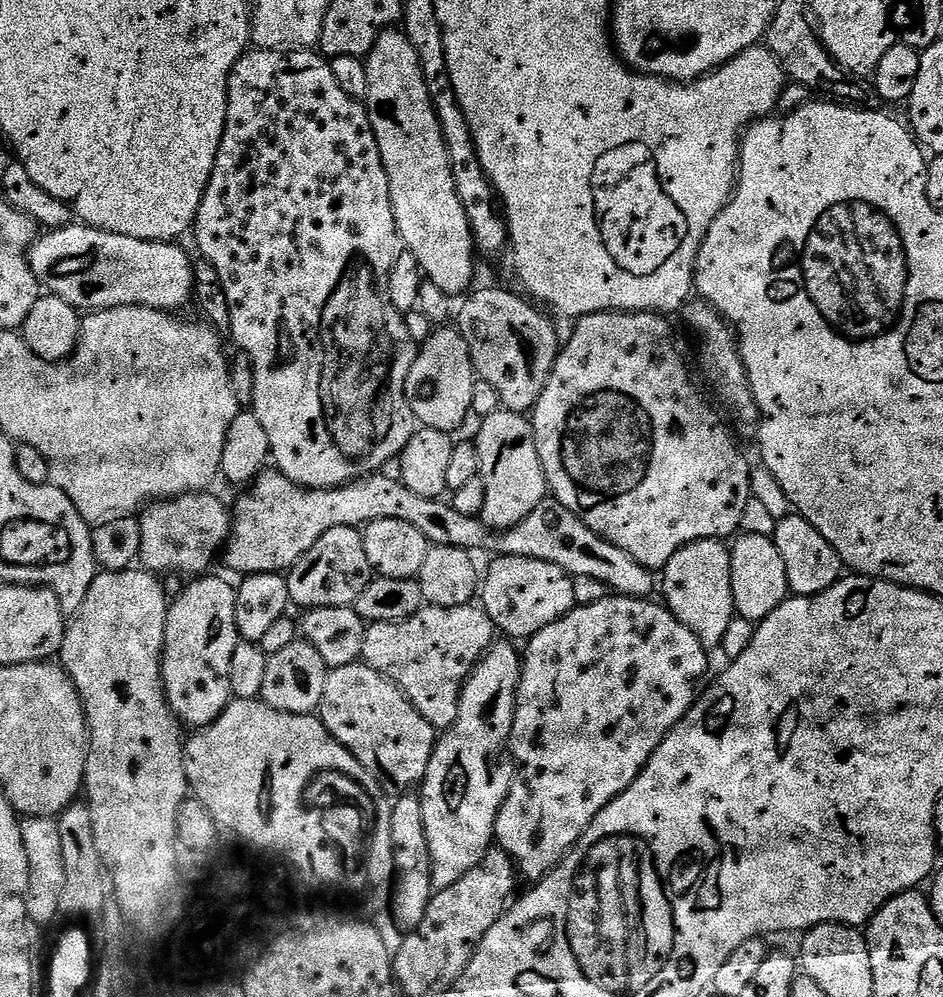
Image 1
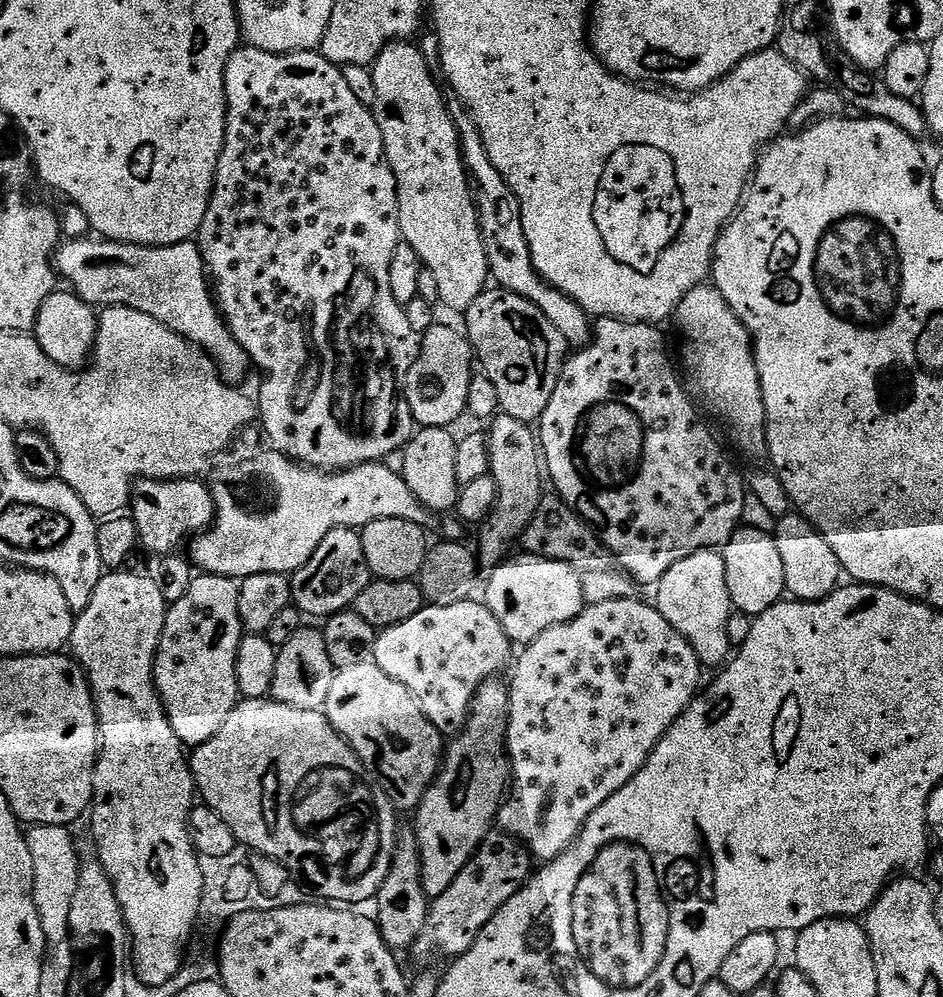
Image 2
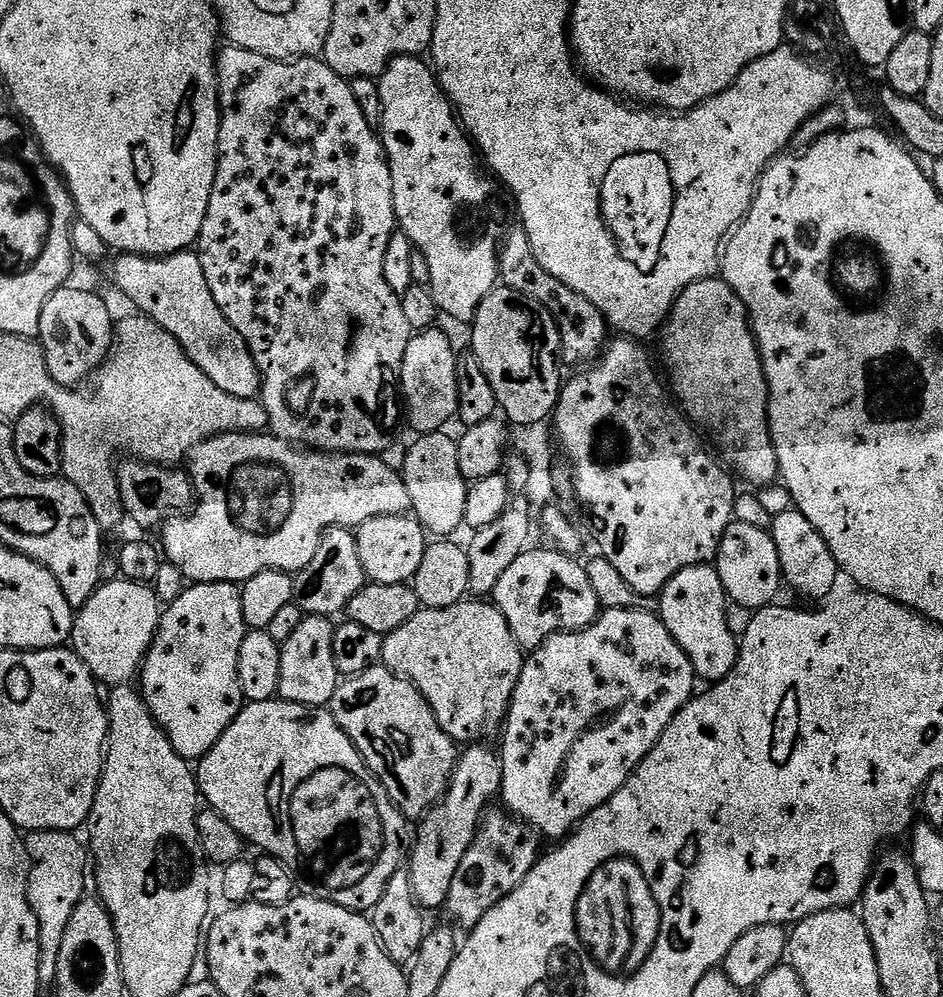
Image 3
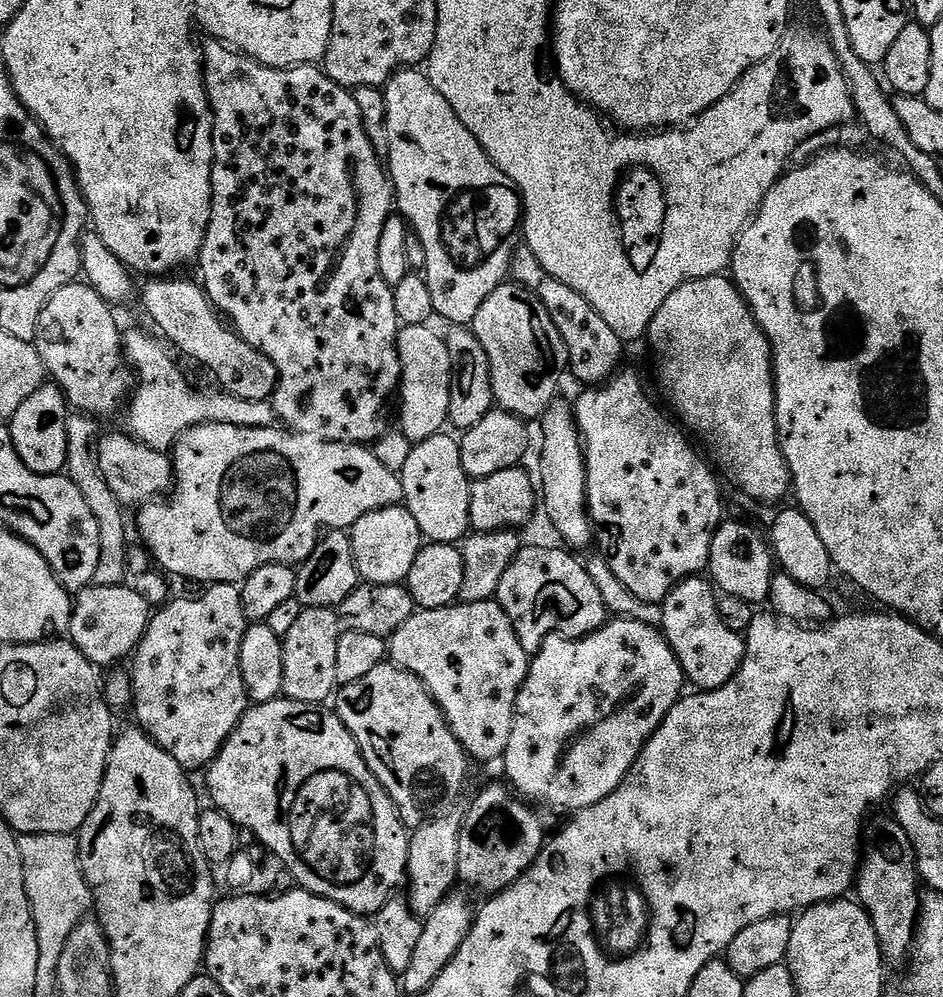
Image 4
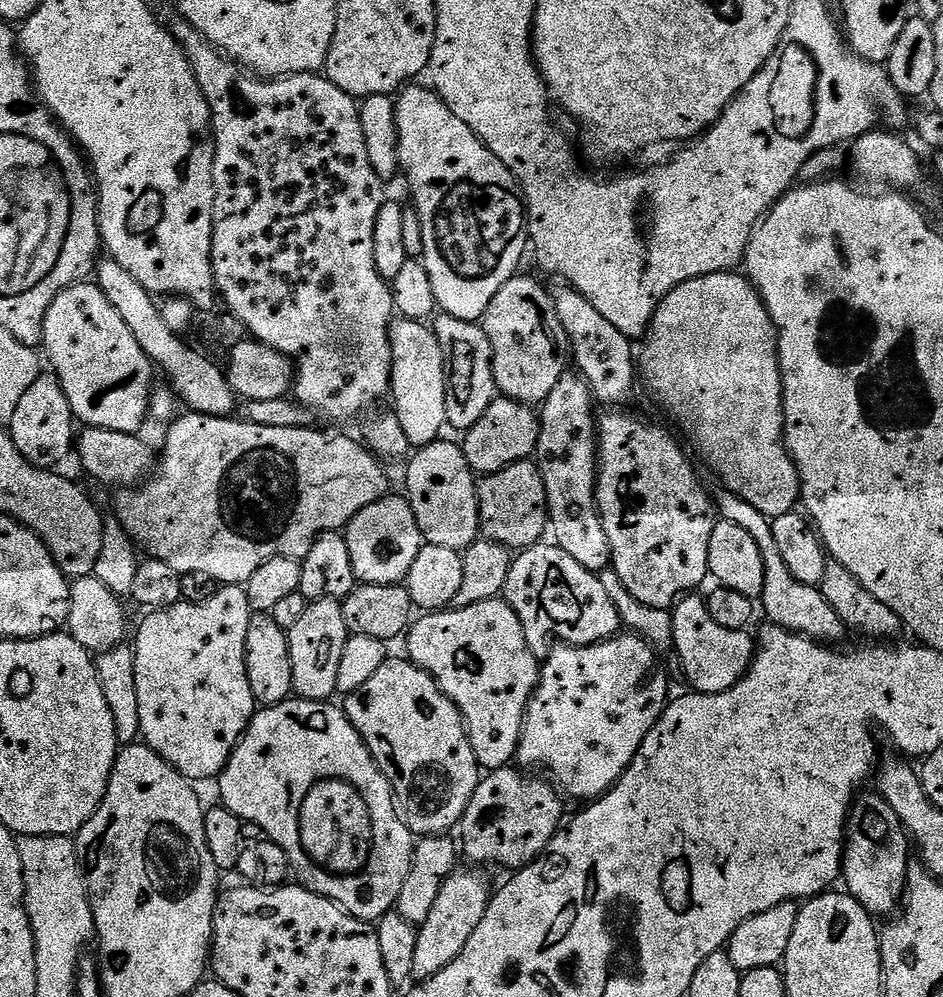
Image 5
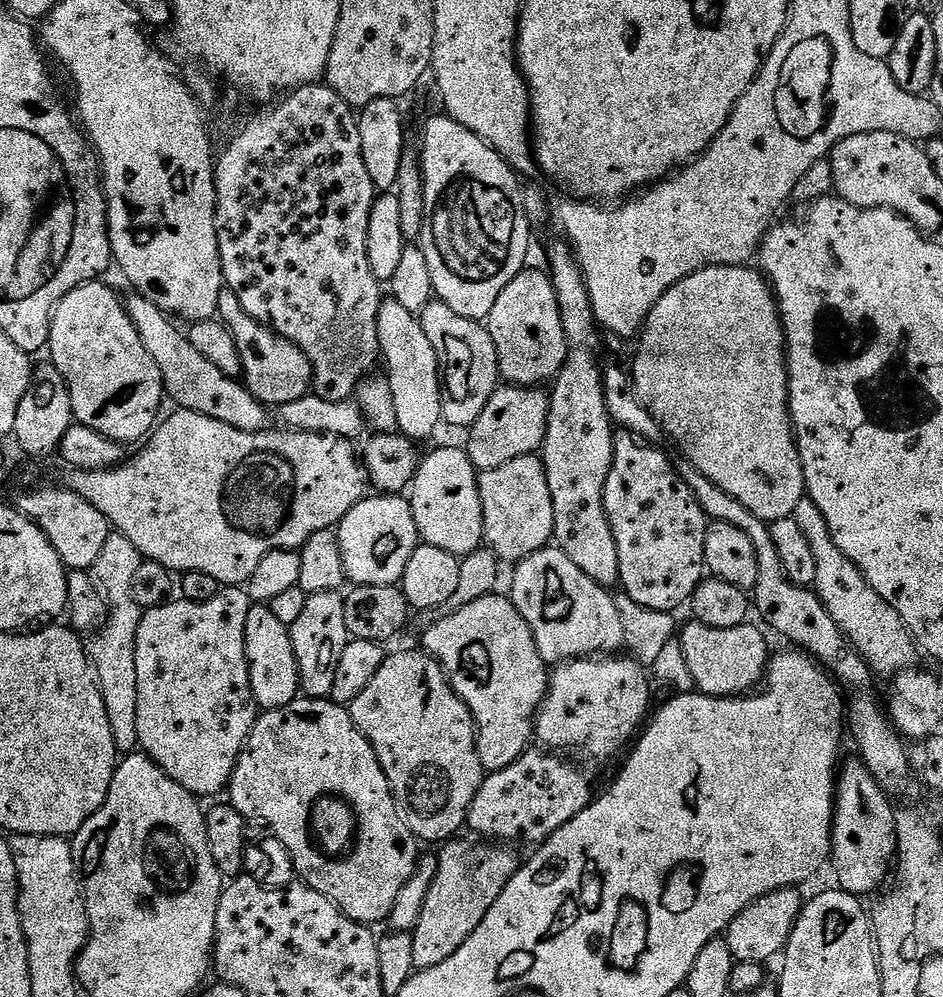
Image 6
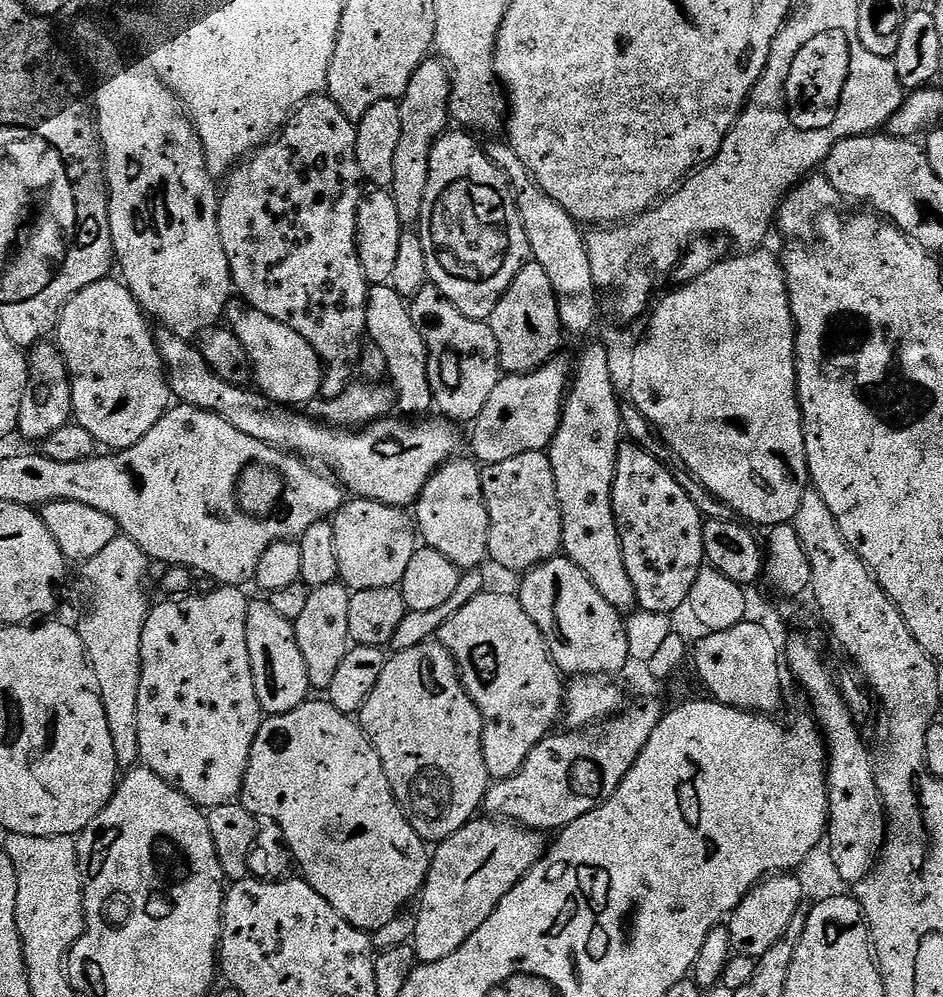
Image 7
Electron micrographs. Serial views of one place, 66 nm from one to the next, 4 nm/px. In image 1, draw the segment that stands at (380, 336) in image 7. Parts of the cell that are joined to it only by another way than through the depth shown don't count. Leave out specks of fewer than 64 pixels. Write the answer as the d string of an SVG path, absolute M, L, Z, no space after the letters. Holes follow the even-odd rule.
M440 326L433 331L432 337L419 345L414 366L410 366L410 374L406 378L406 398L410 402L410 410L416 415L417 421L423 427L433 428L439 432L449 434L455 433L455 428L460 428L464 424L464 419L472 412L472 399L474 390L478 383L476 368L472 364L472 351L468 349L468 344L464 337L460 335L455 327Z

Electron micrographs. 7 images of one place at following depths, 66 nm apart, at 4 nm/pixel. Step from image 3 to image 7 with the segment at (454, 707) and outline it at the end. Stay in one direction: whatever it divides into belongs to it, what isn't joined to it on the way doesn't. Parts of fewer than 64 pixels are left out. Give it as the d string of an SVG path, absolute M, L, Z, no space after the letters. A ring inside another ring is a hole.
M485 590L466 602L454 618L440 627L438 640L456 659L460 681L464 683L474 706L478 706L478 714L482 714L482 750L489 777L493 781L510 778L524 765L530 750L534 750L534 746L538 746L538 742L545 740L555 729L552 727L556 720L558 724L562 712L566 684L548 652L544 635L538 626L534 626L530 614L526 614L522 602L515 595Z

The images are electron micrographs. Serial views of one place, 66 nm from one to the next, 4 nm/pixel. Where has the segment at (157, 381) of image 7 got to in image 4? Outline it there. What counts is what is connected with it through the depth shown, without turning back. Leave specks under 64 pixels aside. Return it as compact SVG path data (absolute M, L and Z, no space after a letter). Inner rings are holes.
M87 282L62 286L46 302L34 341L45 373L64 393L64 399L75 411L77 408L80 414L92 418L108 416L120 407L121 411L134 391L134 372L124 355L122 328L116 325L116 316L108 308L109 301L103 300Z

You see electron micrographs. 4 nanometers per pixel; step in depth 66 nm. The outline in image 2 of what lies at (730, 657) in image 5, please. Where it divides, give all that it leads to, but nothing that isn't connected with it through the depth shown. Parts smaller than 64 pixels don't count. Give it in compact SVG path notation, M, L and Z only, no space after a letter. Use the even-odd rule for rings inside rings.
M703 548L682 558L682 562L674 562L674 566L662 574L654 592L654 607L670 626L674 626L674 630L678 630L678 634L682 634L682 638L686 638L686 642L690 642L690 646L694 646L694 654L698 654L701 665L705 669L719 669L734 648L726 634L726 622L730 622L734 609L730 590L726 590L723 555L715 548Z

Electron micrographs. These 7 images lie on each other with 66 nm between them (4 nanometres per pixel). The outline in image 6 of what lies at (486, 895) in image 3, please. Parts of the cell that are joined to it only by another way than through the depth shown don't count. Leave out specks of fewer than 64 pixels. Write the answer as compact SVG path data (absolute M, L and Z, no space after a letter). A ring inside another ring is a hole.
M532 746L510 766L485 775L482 786L468 811L467 827L469 829L472 827L480 835L477 837L495 838L500 842L520 839L524 844L539 846L550 839L559 828L566 826L566 822L570 822L570 818L582 814L582 810L586 810L586 806L594 799L594 791L592 792L592 784L588 781L587 774L578 765L567 764L560 756L563 755Z

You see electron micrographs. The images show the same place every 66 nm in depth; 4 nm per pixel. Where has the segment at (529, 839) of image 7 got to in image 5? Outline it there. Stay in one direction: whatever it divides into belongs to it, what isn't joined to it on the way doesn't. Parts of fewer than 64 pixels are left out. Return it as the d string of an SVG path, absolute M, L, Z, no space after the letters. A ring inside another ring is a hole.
M457 870L448 875L442 890L438 890L438 898L430 910L430 918L419 925L418 946L414 946L413 981L426 981L450 966L450 962L454 962L454 958L462 954L466 942L470 942L470 934L474 934L478 922L482 922L488 909L488 901L492 899L494 892L491 887L488 889L488 880L480 873L483 871L468 871L472 872Z

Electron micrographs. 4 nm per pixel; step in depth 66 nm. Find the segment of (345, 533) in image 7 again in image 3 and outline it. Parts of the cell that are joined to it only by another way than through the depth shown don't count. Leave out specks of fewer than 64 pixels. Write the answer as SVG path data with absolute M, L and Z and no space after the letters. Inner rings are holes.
M411 515L379 516L370 518L355 529L358 542L358 558L362 558L362 570L373 584L406 584L416 579L418 566L422 566L422 554L426 547L426 529Z

